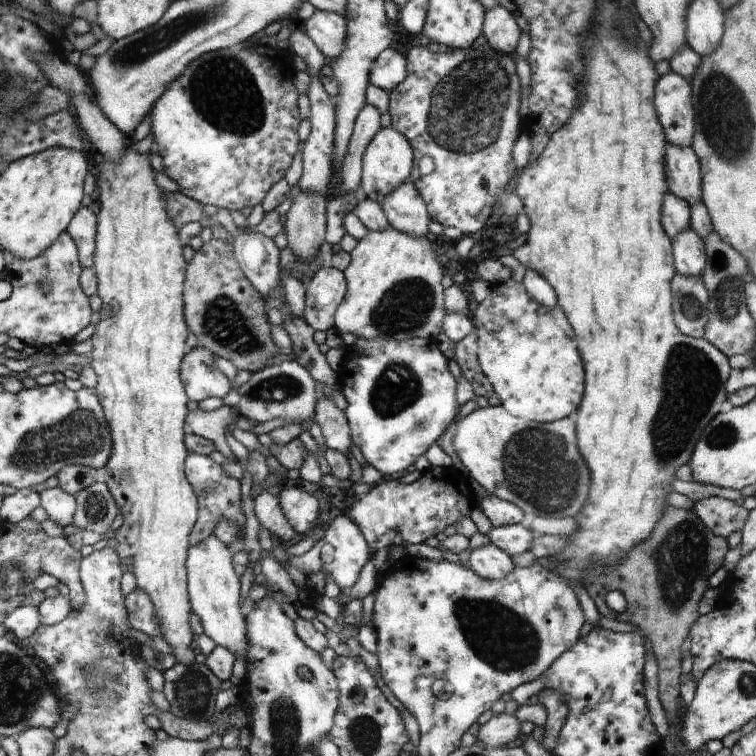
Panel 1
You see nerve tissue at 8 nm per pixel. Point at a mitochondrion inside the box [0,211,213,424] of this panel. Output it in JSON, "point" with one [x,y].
{"point":[44,282]}

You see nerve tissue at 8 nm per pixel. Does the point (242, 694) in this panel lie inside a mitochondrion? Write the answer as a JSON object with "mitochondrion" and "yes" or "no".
{"mitochondrion":"no"}

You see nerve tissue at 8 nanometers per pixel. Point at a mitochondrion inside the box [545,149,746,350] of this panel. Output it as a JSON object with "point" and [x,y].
{"point":[691,308]}

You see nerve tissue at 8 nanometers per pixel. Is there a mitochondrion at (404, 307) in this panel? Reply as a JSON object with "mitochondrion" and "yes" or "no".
{"mitochondrion":"yes"}

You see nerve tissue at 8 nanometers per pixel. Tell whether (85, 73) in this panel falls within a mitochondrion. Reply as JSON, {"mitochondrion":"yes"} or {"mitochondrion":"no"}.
{"mitochondrion":"no"}

